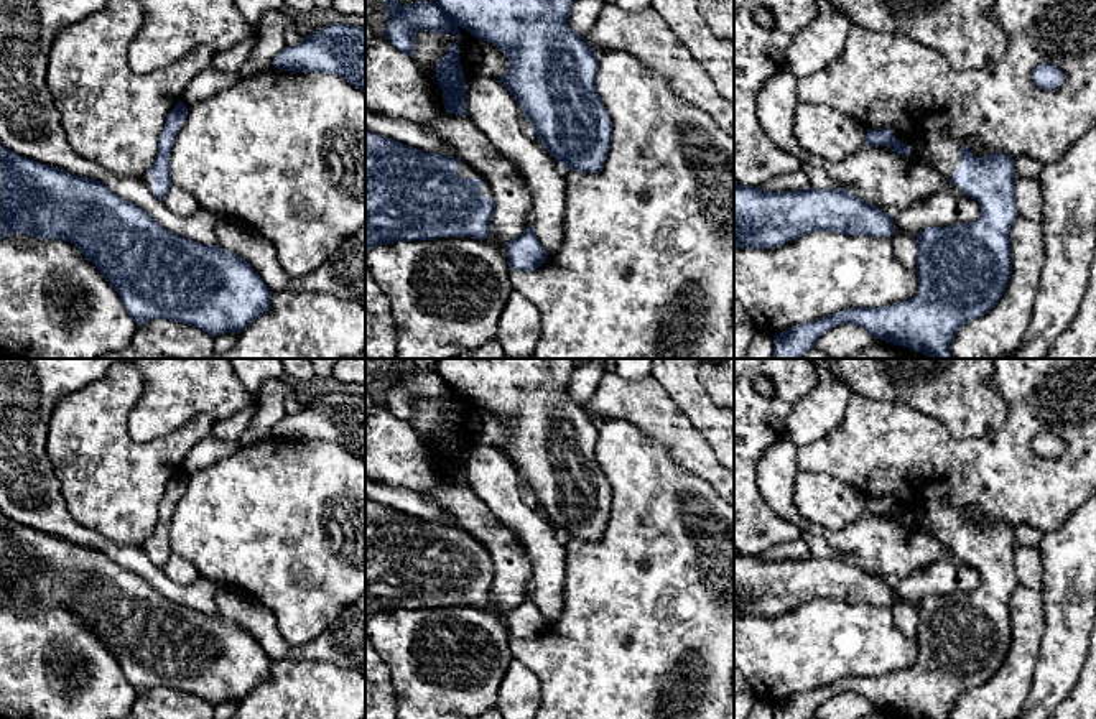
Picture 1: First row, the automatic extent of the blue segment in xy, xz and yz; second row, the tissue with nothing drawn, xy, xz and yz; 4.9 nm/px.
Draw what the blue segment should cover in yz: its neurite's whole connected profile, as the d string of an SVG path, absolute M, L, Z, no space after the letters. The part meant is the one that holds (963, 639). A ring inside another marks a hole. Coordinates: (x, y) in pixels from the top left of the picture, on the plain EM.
M936 499L920 508L917 520L953 559L979 571L978 587L926 596L917 604L918 660L913 666L796 693L773 704L773 719L810 719L839 693L856 693L874 707L913 719L950 719L963 693L999 671L1012 642L1009 601L1019 584L1014 528L1005 522L978 526Z

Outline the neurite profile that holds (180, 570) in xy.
M174 553L168 559L165 573L179 586L189 586L201 578L199 571L186 558Z

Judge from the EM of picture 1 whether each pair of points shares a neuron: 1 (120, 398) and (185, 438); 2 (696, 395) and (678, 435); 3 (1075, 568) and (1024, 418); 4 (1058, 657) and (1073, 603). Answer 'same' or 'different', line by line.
1: same
2: different
3: different
4: same

